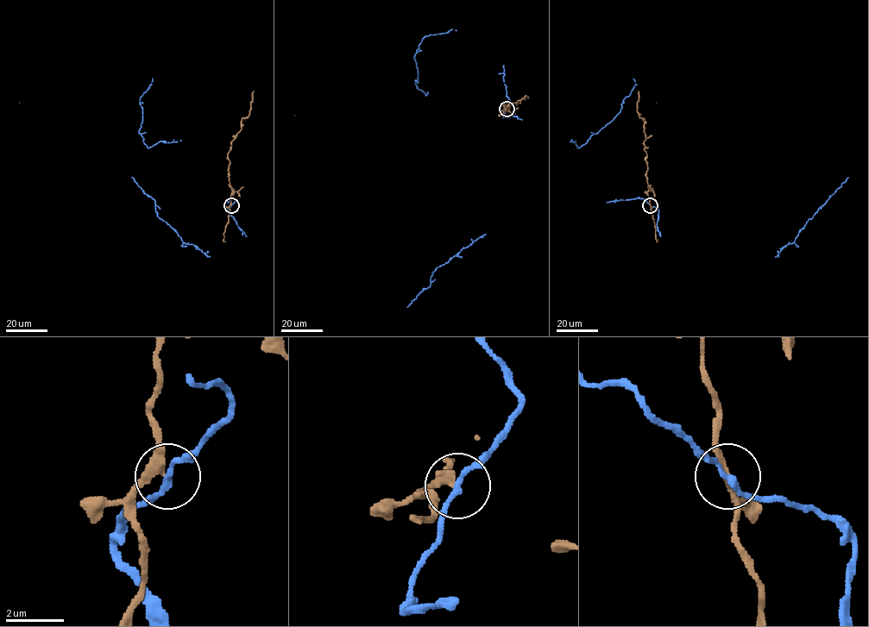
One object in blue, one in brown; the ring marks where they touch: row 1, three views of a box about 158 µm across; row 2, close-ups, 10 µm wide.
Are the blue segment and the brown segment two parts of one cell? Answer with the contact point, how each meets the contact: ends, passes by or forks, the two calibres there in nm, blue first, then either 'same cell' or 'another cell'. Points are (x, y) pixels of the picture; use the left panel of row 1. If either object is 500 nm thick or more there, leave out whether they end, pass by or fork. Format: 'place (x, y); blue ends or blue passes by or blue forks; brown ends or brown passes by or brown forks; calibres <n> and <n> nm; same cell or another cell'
place (231, 205); blue passes by; brown passes by; calibres 190 and 240 nm; another cell

